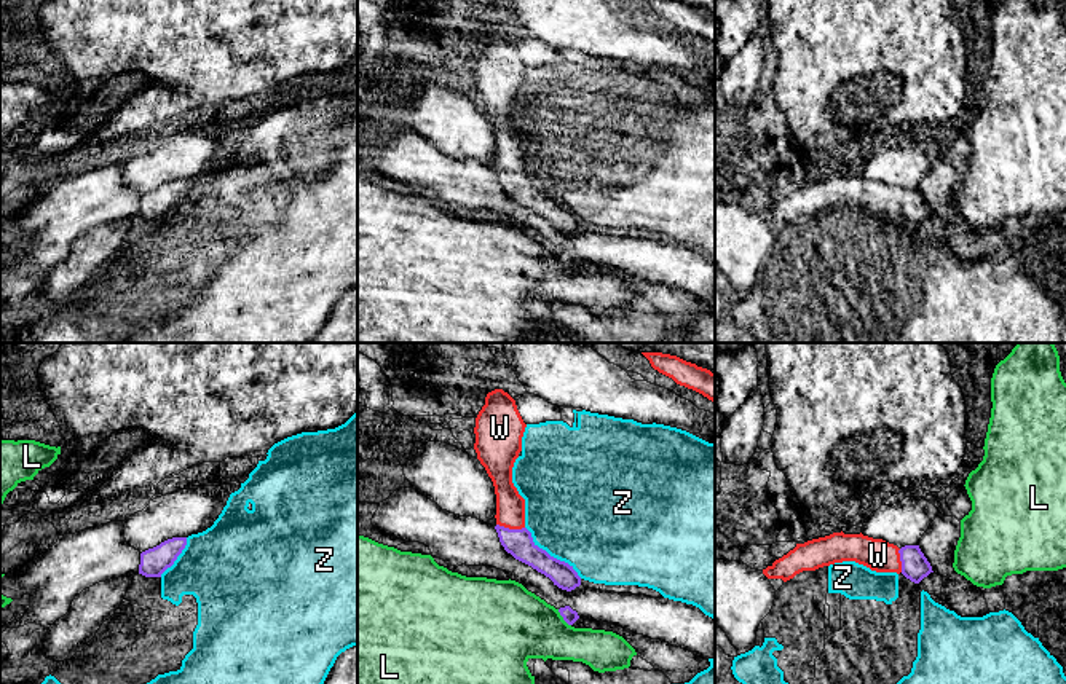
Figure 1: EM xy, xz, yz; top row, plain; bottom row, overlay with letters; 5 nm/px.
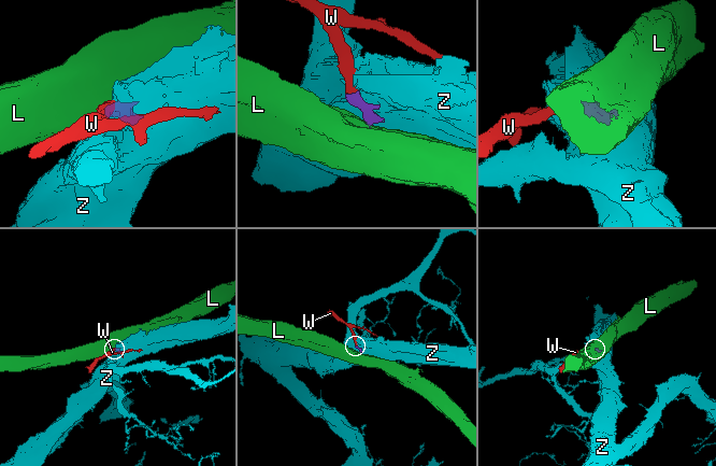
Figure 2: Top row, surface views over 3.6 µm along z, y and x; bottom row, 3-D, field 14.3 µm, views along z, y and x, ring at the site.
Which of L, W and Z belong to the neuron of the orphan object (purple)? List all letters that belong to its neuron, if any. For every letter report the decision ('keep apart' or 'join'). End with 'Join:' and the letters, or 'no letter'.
L: keep apart
W: join
Z: keep apart
Join: W

